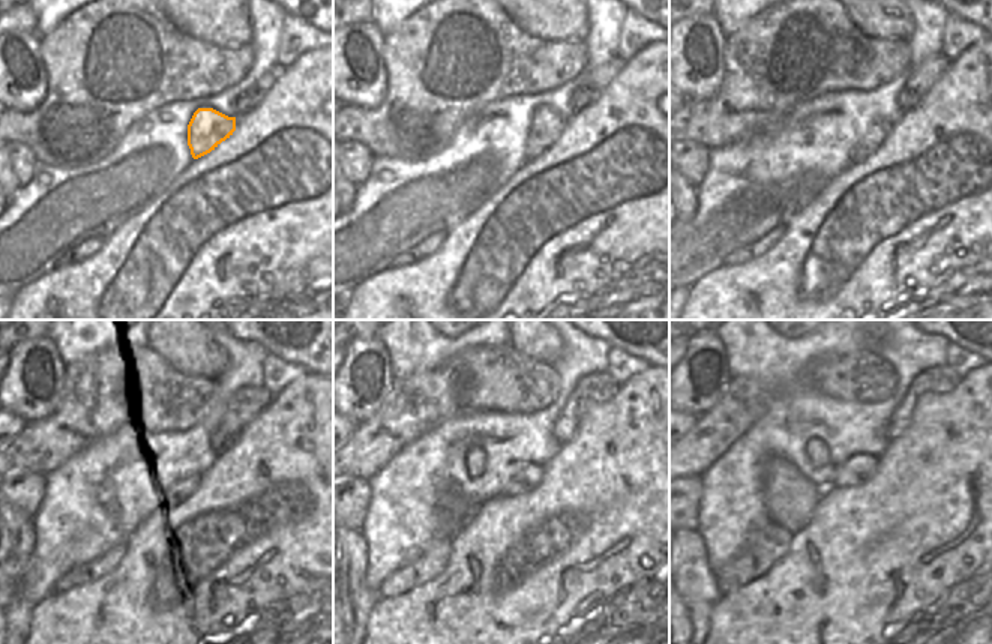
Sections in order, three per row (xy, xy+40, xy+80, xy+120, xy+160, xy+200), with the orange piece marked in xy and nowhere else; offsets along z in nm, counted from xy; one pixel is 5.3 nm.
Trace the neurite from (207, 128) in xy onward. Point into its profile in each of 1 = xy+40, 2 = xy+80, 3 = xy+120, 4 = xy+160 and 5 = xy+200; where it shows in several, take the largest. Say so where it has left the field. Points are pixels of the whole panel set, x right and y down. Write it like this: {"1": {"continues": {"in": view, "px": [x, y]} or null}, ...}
{"1": {"continues": {"in": "xy+40", "px": [545, 125]}}, "2": {"continues": {"in": "xy+80", "px": [878, 131]}}, "3": {"continues": {"in": "xy+120", "px": [192, 479]}}, "4": {"continues": {"in": "xy+160", "px": [529, 478]}}, "5": {"continues": {"in": "xy+200", "px": [854, 472]}}}

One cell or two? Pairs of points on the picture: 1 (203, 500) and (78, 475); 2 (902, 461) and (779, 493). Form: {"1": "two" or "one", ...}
{"1": "two", "2": "two"}

